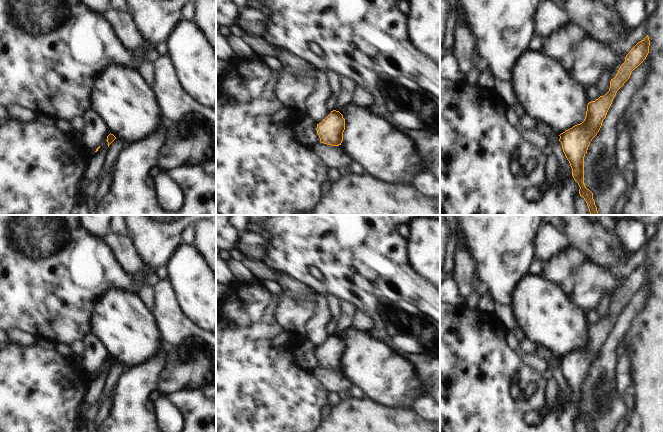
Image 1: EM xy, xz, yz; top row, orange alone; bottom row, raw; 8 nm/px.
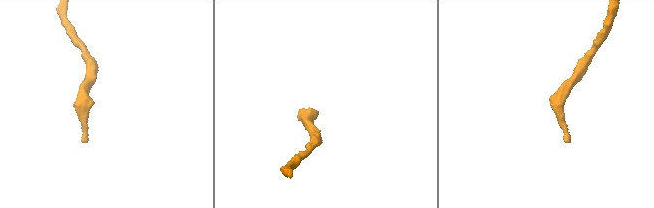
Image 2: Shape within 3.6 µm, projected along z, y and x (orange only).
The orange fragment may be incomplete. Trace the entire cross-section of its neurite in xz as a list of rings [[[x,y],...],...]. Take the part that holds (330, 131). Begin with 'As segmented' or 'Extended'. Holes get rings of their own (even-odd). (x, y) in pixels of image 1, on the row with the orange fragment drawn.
As segmented. [[[333,110],[321,123],[317,124],[316,130],[321,143],[339,146],[343,141],[345,119],[339,111]]]

